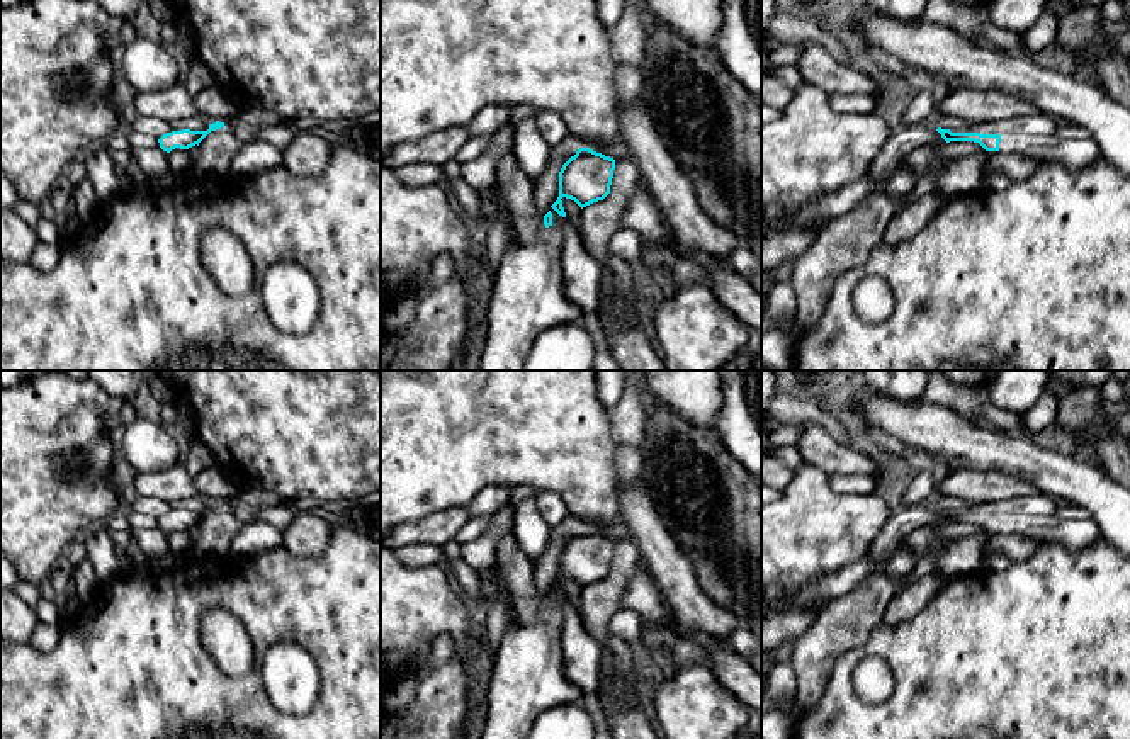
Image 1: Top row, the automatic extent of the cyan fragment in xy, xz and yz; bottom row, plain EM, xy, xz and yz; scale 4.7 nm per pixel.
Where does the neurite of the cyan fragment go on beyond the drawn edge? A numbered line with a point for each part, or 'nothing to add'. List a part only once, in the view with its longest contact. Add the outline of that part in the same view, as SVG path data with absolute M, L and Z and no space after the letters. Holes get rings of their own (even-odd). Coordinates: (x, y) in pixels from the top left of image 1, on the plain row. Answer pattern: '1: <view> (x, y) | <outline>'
1: yz (1073, 534) | M1003 513L999 532L1016 533L1038 544L1060 544L1069 550L1086 549L1103 539L1091 516L1082 520L1065 520L1055 513L1043 516Z

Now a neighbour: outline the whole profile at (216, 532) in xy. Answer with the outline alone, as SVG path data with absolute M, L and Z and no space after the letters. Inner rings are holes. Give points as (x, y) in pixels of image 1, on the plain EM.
M229 508L211 511L199 523L199 537L194 540L190 556L195 561L214 561L229 556L229 547L245 523Z

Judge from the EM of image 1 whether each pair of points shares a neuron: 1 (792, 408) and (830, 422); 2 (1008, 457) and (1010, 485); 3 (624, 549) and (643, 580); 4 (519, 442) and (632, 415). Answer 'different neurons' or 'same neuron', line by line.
1: same neuron
2: different neurons
3: different neurons
4: different neurons

